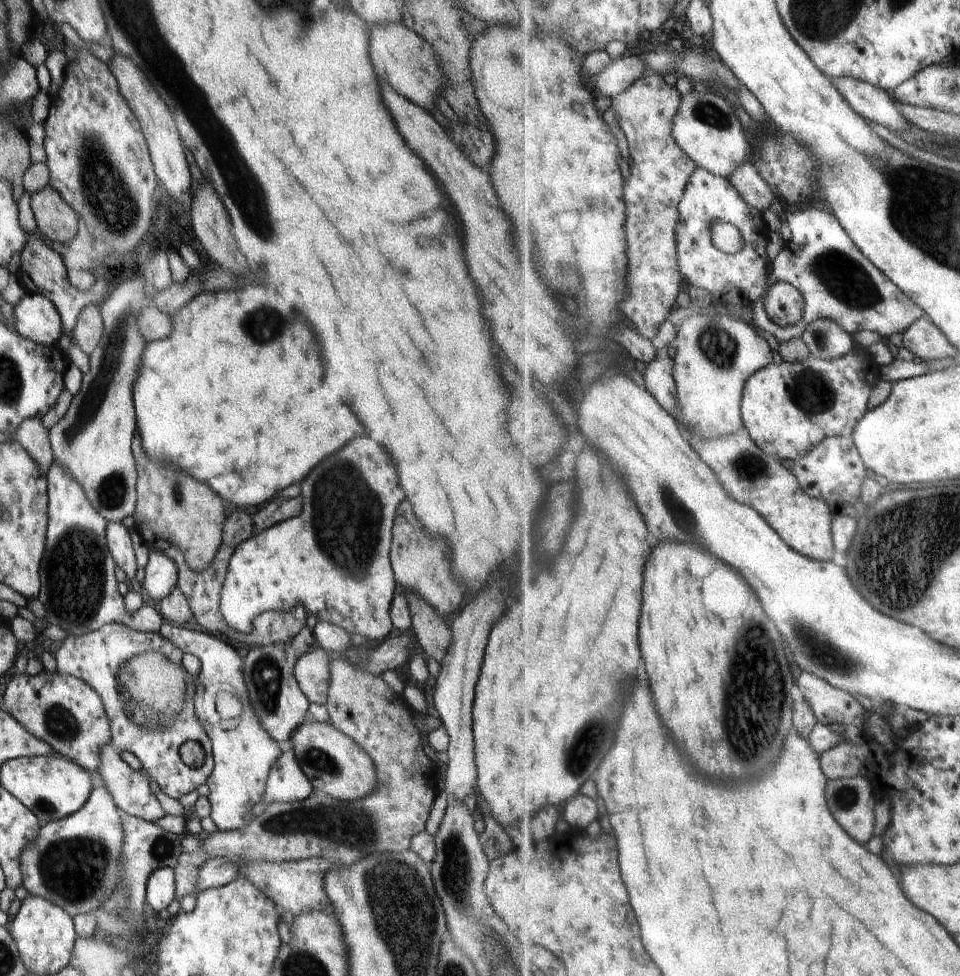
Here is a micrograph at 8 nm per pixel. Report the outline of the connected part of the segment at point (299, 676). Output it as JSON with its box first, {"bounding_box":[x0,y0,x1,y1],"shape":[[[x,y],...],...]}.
{"bounding_box":[293,645,331,704],"shape":[[[316,645],[297,660],[293,672],[309,704],[327,703],[331,656],[326,649]]]}

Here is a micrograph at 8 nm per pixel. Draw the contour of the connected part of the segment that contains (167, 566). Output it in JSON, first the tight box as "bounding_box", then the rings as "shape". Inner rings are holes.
{"bounding_box":[142,551,178,604],"shape":[[[163,551],[149,552],[142,586],[156,599],[156,604],[177,586],[178,571],[176,563]]]}

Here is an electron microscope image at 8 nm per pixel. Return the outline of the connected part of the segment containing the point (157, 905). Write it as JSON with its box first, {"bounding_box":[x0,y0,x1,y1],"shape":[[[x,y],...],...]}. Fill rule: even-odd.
{"bounding_box":[146,867,174,910],"shape":[[[170,867],[157,868],[147,880],[146,898],[154,910],[168,908],[174,900],[174,871]]]}

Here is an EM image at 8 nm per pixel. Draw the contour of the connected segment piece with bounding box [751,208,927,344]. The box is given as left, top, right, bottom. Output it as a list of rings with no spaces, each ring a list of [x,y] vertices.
[[[808,208],[803,211],[795,209],[787,212],[789,227],[793,232],[792,240],[786,248],[774,259],[773,272],[769,276],[771,283],[789,282],[797,286],[806,297],[807,307],[805,319],[795,327],[782,327],[770,316],[765,300],[758,300],[753,308],[752,324],[761,332],[771,332],[782,343],[792,339],[802,339],[806,329],[818,319],[830,319],[838,321],[850,334],[856,334],[860,330],[872,330],[880,333],[888,339],[892,334],[905,333],[913,324],[916,324],[927,312],[908,296],[881,268],[873,263],[862,249],[854,242],[853,236],[846,230],[842,221],[831,209]]]

